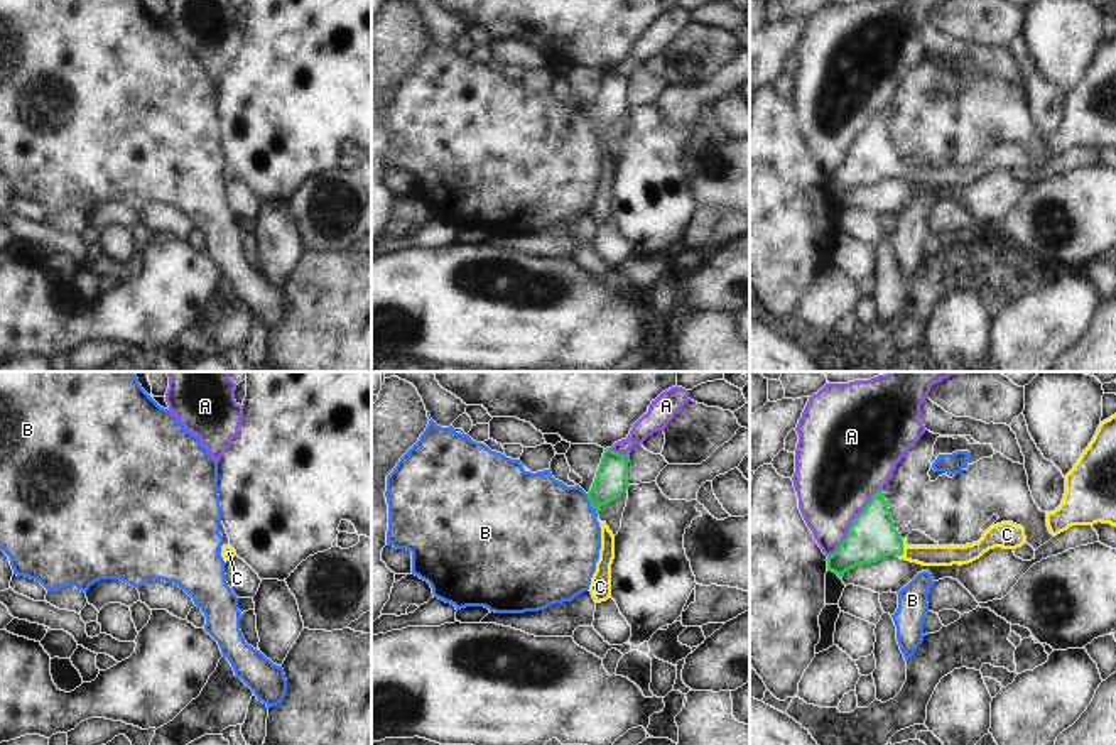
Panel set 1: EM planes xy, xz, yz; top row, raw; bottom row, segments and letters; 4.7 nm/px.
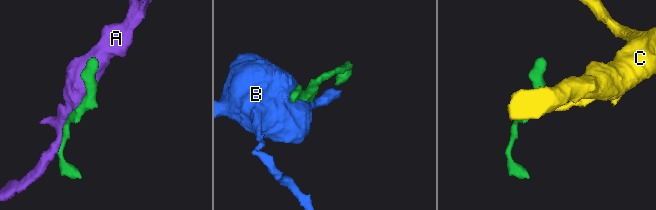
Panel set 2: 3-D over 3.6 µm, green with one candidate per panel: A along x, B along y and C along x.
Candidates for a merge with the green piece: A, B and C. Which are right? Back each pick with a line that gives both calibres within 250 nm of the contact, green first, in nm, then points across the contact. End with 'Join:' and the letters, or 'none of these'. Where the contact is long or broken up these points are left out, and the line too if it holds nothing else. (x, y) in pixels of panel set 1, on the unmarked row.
C: Thickness 220 nm (green) against 100 nm. Path across: yz (872, 157), (902, 171), (919, 176), (951, 176)
Join: C

